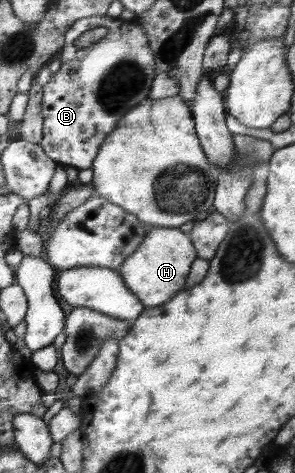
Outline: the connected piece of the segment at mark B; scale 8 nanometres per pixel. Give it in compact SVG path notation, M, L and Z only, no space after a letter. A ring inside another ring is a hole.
M93 16L81 18L68 31L64 50L61 50L61 67L51 80L42 86L42 110L43 114L43 139L39 142L45 154L61 162L67 168L90 169L101 145L104 144L111 130L115 130L117 120L127 114L133 106L148 98L152 92L153 81L156 80L156 58L155 52L150 47L148 35L137 22L136 18L130 21L121 20L119 17ZM97 27L109 29L106 36L89 48L76 48L75 40L81 34Z

